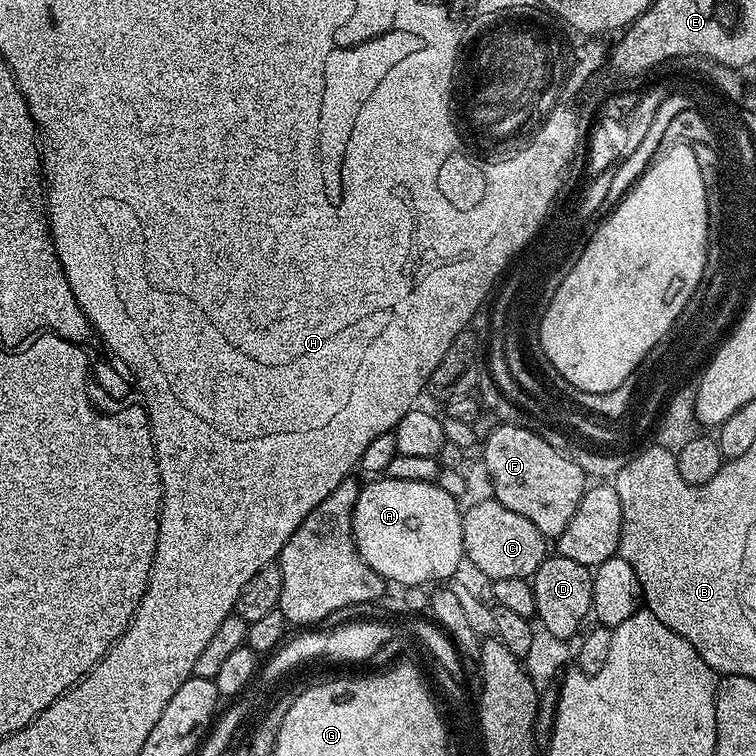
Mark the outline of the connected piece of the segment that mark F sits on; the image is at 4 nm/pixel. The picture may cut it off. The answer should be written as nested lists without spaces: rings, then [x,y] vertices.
[[[501,422],[482,441],[484,448],[484,468],[488,471],[488,480],[492,483],[491,495],[502,506],[514,510],[514,514],[522,514],[522,518],[530,518],[534,526],[546,538],[555,538],[566,530],[570,518],[574,518],[574,510],[578,510],[578,502],[586,491],[586,475],[576,465],[571,455],[560,453],[550,446],[543,435],[531,432],[520,424]]]

